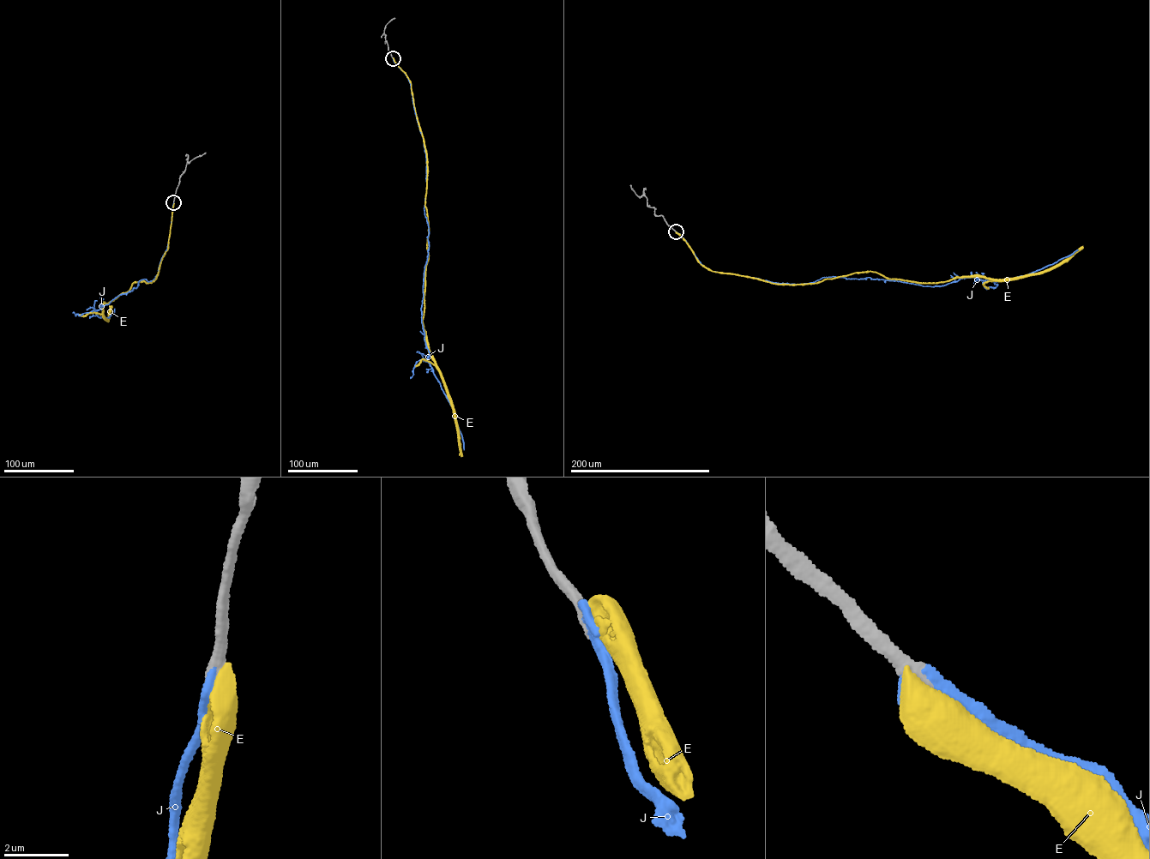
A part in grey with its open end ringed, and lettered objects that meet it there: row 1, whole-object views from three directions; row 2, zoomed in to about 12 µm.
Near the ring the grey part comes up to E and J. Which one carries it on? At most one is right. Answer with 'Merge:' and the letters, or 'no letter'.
Merge: J

